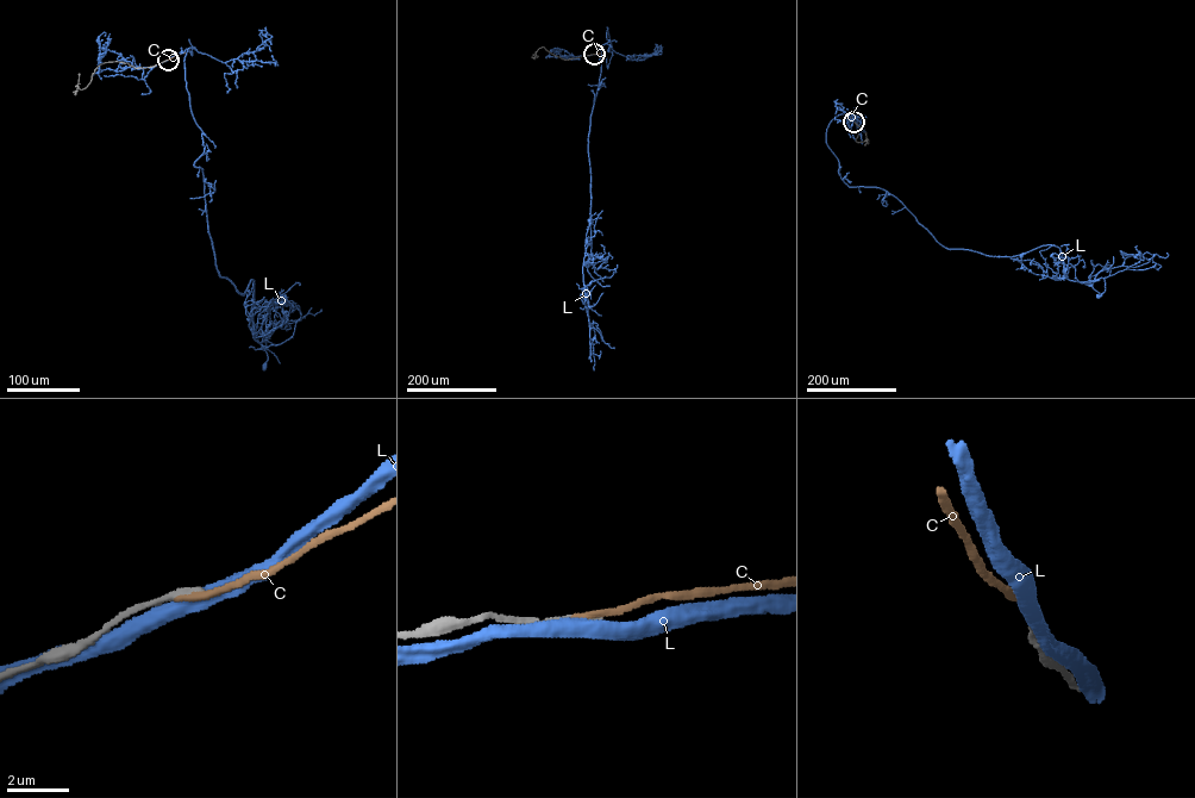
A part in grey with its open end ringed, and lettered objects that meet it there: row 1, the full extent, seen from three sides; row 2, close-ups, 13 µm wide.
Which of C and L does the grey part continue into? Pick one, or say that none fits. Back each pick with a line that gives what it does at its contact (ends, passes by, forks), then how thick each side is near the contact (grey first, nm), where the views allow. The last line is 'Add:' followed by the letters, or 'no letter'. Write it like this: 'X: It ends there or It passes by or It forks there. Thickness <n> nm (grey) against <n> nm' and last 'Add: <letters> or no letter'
Add: no letter

